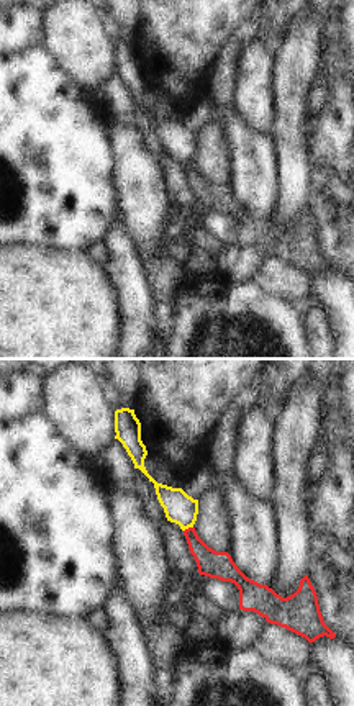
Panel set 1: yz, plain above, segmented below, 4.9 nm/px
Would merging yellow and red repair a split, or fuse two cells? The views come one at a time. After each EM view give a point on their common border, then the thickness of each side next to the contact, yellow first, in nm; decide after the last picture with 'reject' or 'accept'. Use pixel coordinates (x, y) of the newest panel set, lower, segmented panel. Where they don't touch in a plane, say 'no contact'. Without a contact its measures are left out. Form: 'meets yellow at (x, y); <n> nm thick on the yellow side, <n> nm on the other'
meets yellow at (187, 528); 150 nm thick on the yellow side, 130 nm on the other

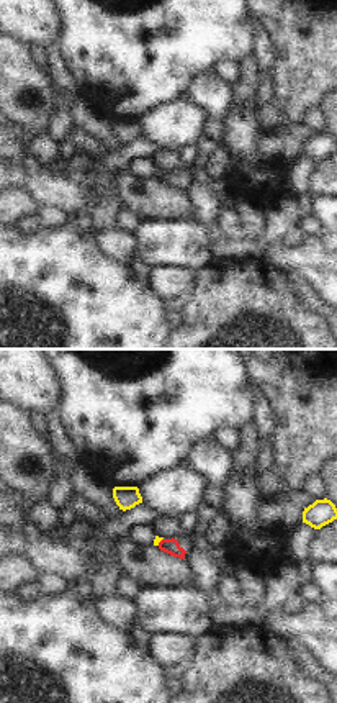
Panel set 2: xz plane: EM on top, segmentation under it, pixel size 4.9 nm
meets yellow at (161, 539); 40 nm thick on the yellow side, 80 nm on the other

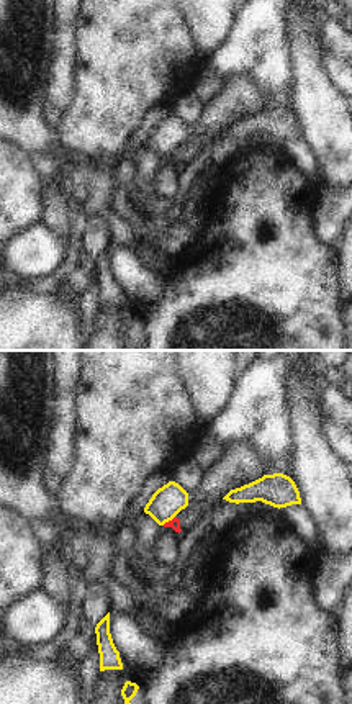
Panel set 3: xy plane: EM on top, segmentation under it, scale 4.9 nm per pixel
meets yellow at (167, 521); 160 nm thick on the yellow side, 50 nm on the other

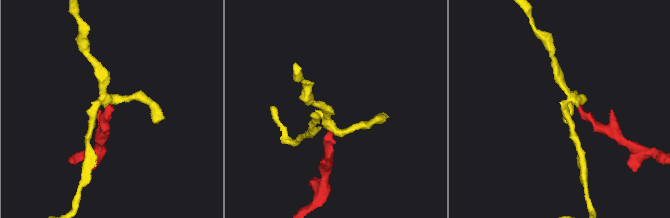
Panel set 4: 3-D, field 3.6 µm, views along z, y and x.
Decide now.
reject

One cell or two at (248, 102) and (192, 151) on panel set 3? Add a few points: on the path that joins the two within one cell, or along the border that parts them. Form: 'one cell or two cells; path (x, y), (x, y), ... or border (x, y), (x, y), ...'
one cell; path (233, 103), (200, 136)

